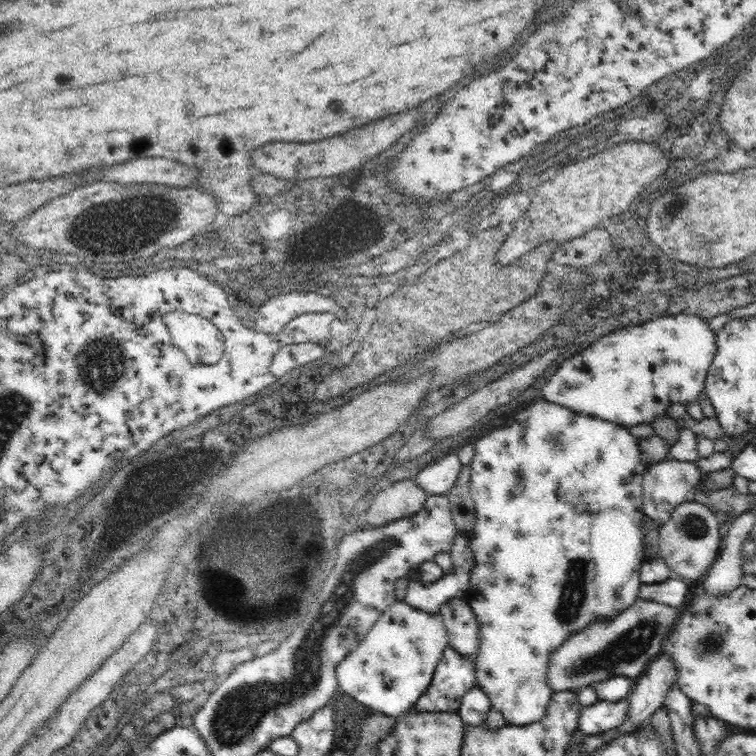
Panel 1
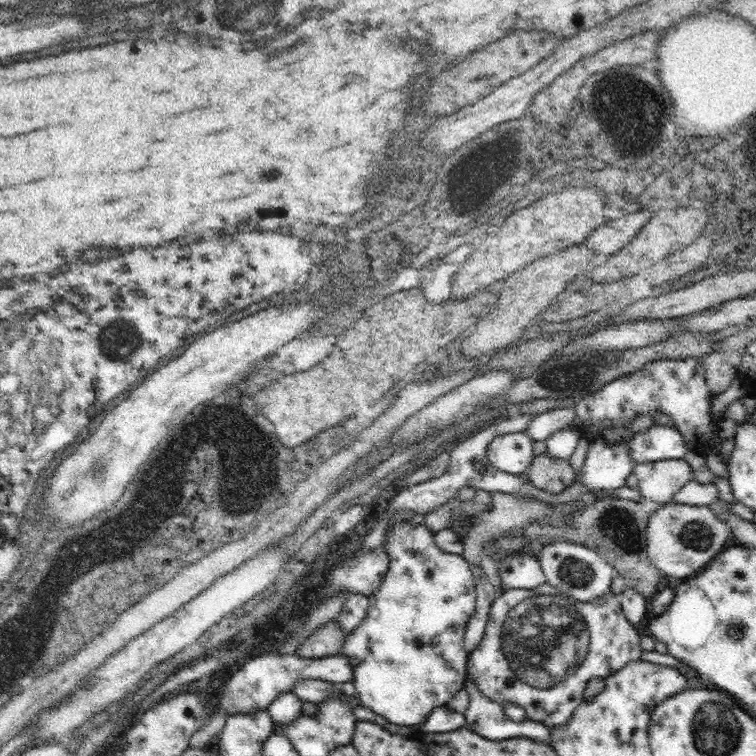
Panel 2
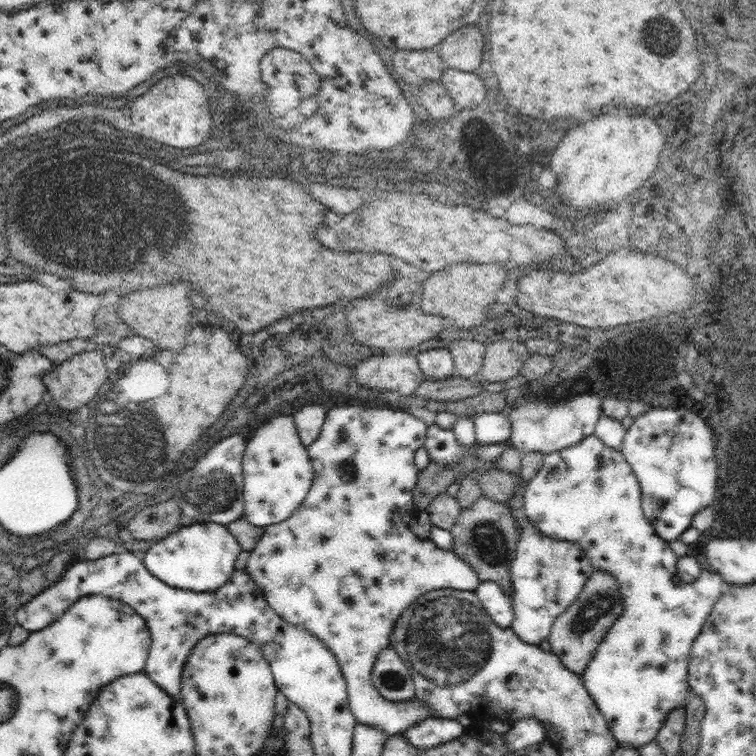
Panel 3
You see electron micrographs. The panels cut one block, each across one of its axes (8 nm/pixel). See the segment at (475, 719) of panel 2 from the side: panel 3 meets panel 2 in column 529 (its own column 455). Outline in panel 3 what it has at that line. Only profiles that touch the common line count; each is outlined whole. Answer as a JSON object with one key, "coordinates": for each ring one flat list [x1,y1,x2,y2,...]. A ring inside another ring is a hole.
{"coordinates":[[429,716,429,720,421,720,421,724,413,724,413,728,405,730,405,738,415,748,431,748,433,742,449,742,457,736,465,734,465,728,455,720,435,720,435,716]]}

